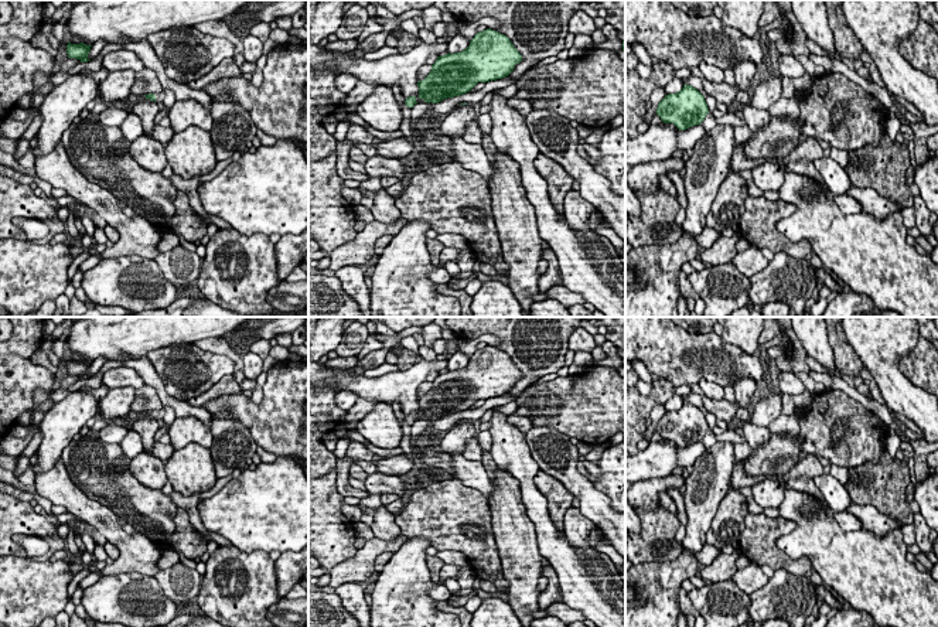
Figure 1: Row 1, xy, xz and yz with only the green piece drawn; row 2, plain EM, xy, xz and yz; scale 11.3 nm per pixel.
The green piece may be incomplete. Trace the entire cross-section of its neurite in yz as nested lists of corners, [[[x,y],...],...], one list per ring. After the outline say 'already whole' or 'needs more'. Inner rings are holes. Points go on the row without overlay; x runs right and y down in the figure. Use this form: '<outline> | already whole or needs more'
[[[683,402],[676,410],[665,412],[656,432],[664,440],[673,440],[679,447],[700,442],[709,430],[705,413],[692,402]]] | already whole

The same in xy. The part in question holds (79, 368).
[[[68,359],[68,362],[66,362],[68,375],[75,375],[75,376],[79,376],[81,379],[88,379],[88,378],[91,378],[88,375],[91,364],[92,362],[86,362],[83,359],[81,359],[81,361]]] | already whole

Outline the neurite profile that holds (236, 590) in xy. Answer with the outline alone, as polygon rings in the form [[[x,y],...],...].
[[[231,545],[209,555],[195,603],[226,627],[274,627],[267,610],[280,599],[269,552],[246,553]]]

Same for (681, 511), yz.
[[[669,488],[668,494],[673,498],[673,501],[676,504],[676,515],[678,515],[678,519],[681,521],[681,525],[683,525],[686,528],[688,514],[686,514],[686,508],[685,508],[683,495],[679,493],[678,488]]]

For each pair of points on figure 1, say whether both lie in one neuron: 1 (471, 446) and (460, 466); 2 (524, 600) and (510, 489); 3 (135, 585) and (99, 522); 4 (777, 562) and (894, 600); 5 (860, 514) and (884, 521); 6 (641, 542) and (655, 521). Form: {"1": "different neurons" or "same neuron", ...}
{"1": "different neurons", "2": "same neuron", "3": "different neurons", "4": "different neurons", "5": "same neuron", "6": "same neuron"}

